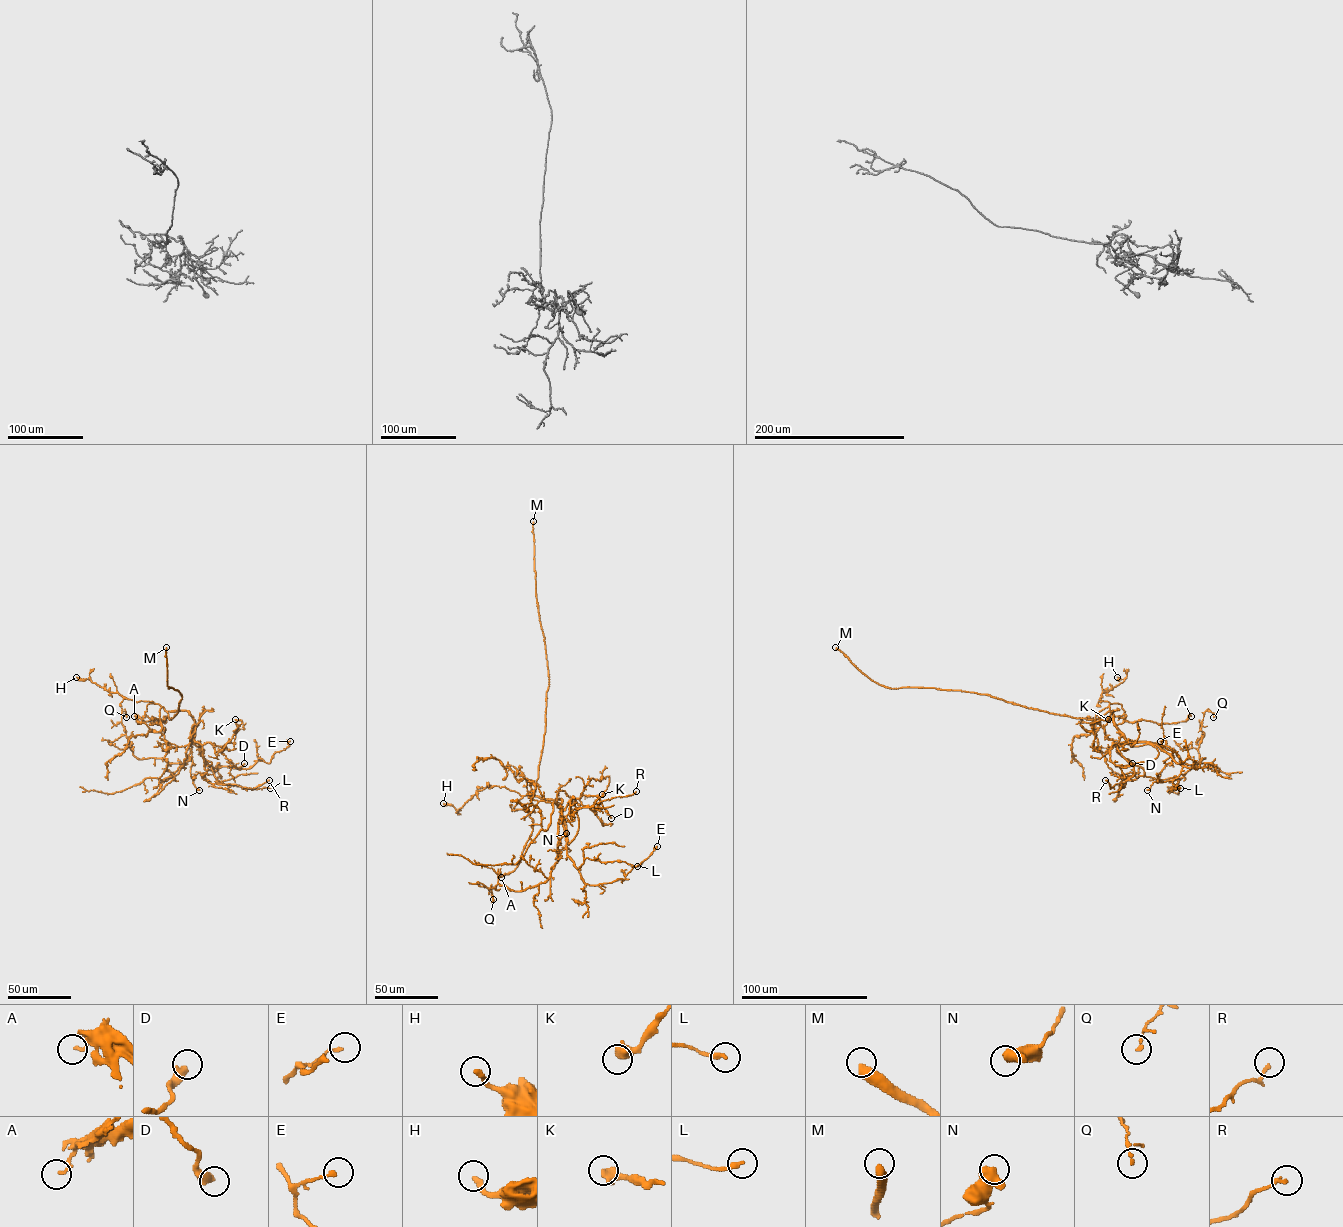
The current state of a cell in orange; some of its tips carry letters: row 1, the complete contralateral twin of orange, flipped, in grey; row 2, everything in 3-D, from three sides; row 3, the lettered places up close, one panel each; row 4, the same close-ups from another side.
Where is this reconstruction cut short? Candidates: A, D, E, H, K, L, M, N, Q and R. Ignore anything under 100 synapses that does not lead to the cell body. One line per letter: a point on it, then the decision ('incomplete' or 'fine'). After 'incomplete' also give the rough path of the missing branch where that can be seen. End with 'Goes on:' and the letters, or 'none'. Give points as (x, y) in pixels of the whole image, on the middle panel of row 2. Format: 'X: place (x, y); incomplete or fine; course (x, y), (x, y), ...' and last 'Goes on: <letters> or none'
A: place (501, 877); fine
D: place (611, 818); fine
E: place (657, 846); fine
H: place (443, 803); fine
K: place (602, 794); fine
L: place (637, 866); fine
M: place (533, 521); incomplete
N: place (566, 833); fine
Q: place (493, 899); fine
R: place (636, 791); fine
Goes on: M

